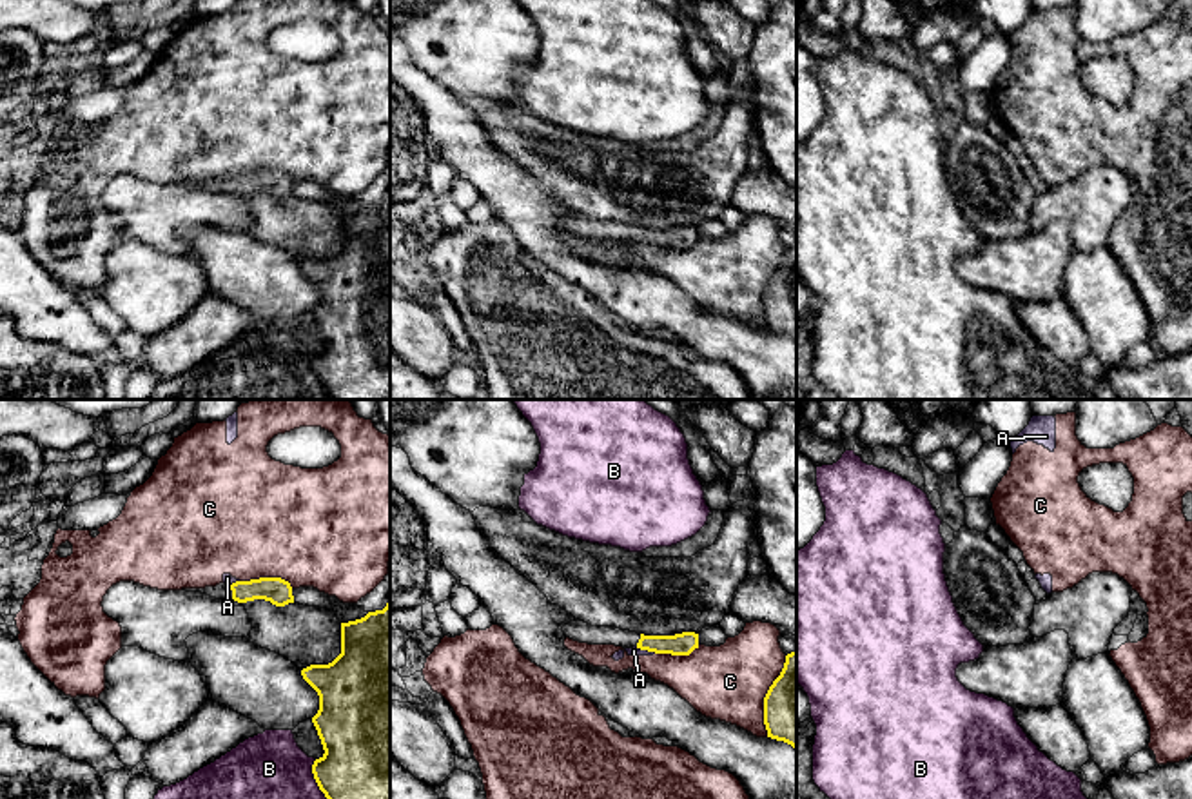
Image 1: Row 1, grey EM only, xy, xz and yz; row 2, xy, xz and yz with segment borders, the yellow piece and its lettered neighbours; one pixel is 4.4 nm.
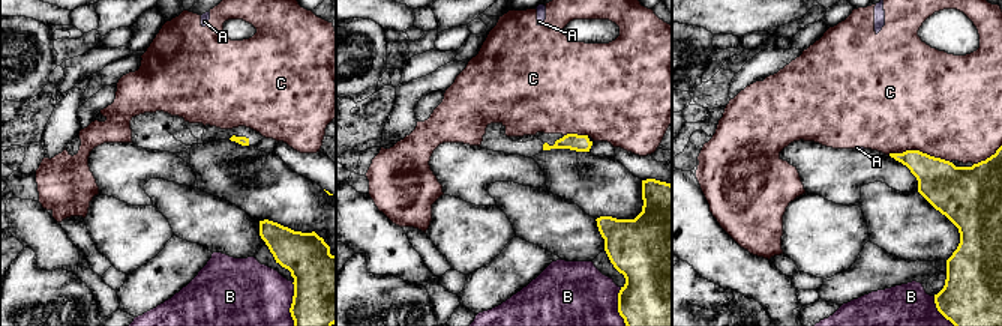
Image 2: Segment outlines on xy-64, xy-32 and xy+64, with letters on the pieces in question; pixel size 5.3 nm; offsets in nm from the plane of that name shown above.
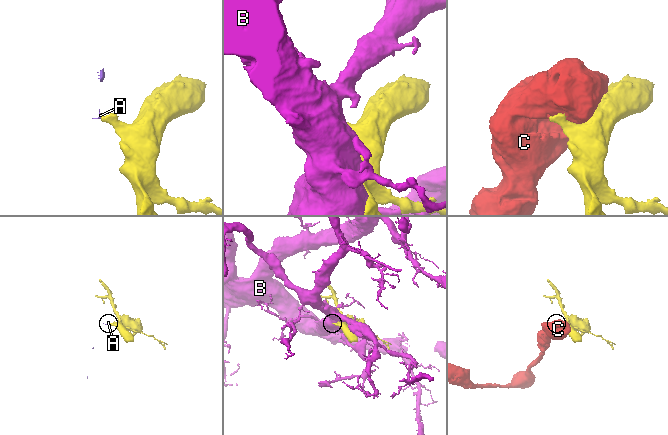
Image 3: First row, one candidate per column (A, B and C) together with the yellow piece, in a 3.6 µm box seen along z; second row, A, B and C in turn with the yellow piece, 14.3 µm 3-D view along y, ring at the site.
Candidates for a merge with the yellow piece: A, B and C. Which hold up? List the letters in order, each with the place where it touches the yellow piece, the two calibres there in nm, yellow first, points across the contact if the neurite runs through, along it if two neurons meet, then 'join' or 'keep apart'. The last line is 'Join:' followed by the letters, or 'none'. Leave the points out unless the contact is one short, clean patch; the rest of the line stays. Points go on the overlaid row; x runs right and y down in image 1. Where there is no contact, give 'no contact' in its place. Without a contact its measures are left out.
A: meets yellow in xz at (646, 649); 100 nm thick on the yellow side, 40 nm on the other; border along xz (635, 647), (655, 652); keep apart
B: meets yellow in xy at (314, 778); 360 nm thick on the yellow side, 300 nm on the other; keep apart
C: meets yellow in xy at (267, 578); 120 nm thick on the yellow side, 500 nm on the other; keep apart
Join: none

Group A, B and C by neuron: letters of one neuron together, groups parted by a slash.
A C / B

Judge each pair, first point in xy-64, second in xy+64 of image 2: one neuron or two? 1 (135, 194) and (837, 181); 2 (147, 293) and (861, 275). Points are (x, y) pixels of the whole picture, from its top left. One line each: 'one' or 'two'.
1: one
2: one

